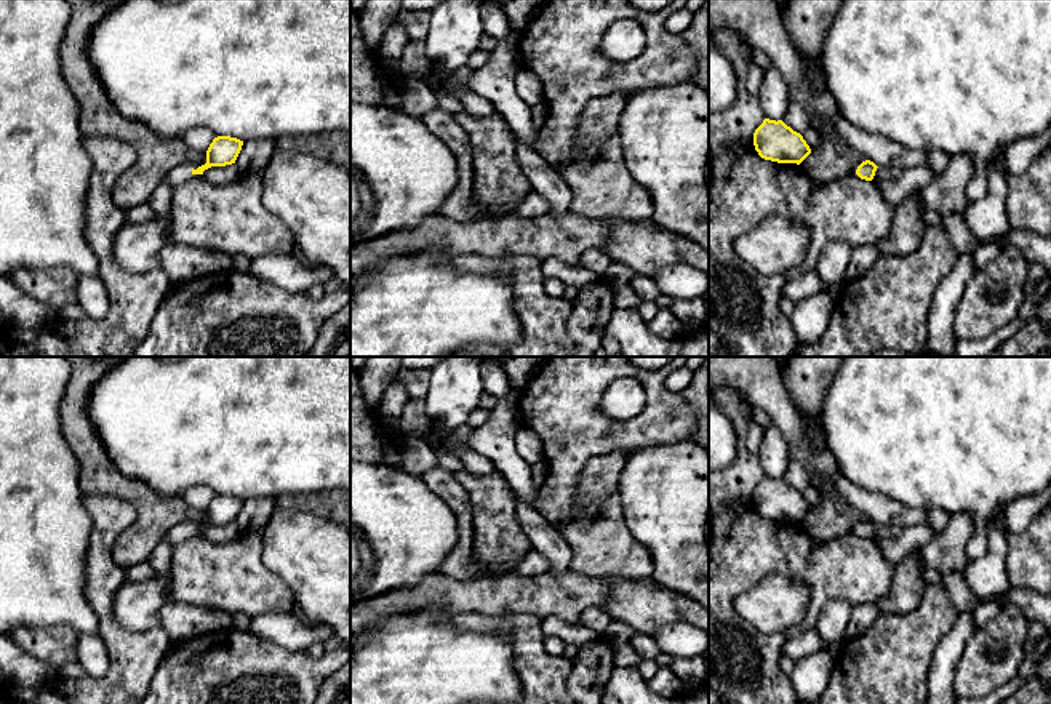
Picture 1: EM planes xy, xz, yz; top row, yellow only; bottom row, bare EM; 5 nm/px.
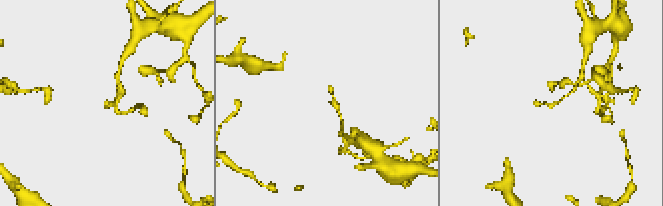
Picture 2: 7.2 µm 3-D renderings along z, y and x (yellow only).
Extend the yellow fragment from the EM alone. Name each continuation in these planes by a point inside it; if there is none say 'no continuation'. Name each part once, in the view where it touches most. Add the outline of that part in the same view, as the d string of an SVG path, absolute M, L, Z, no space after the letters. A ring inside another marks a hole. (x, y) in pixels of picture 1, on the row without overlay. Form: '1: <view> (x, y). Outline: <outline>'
1: xy (179, 533). Outline: M184 522L176 526L173 526L166 534L165 541L170 542L171 546L178 546L184 542L189 536L192 534L192 526L190 523Z

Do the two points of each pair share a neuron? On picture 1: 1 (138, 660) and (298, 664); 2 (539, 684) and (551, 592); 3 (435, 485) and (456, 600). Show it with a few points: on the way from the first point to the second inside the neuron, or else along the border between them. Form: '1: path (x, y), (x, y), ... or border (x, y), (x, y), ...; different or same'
1: border (173, 642), (149, 687); different
2: border (536, 613), (541, 620); different
3: border (439, 572), (459, 580), (483, 578); different

